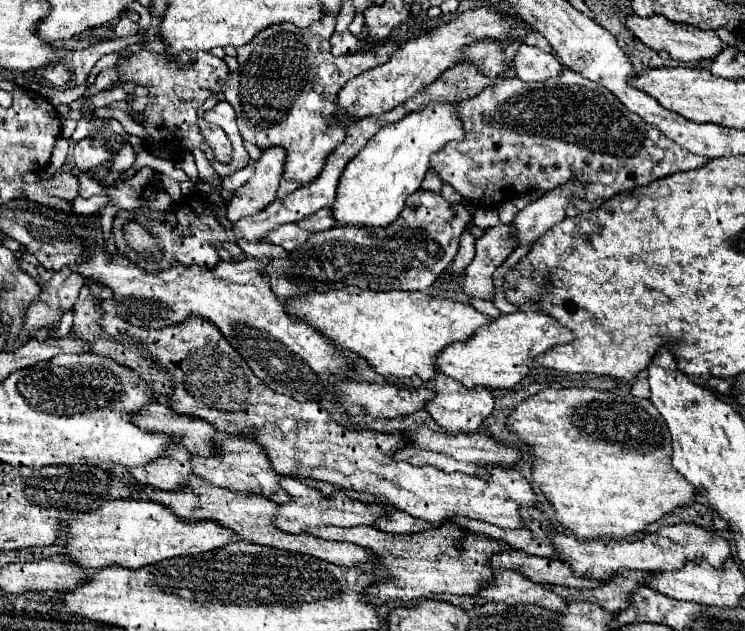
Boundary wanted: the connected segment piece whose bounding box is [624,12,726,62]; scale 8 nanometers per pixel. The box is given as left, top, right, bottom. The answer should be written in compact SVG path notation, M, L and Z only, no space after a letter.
M630 14L624 22L624 26L636 36L640 38L640 42L644 42L648 48L660 52L660 50L666 50L674 60L680 60L680 62L696 62L700 58L712 58L716 54L720 54L726 46L722 44L722 40L718 38L718 34L714 30L696 30L696 26L690 26L690 24L676 24L676 22L670 22L668 18L656 14L656 16L650 16L650 18L640 18L638 14Z

